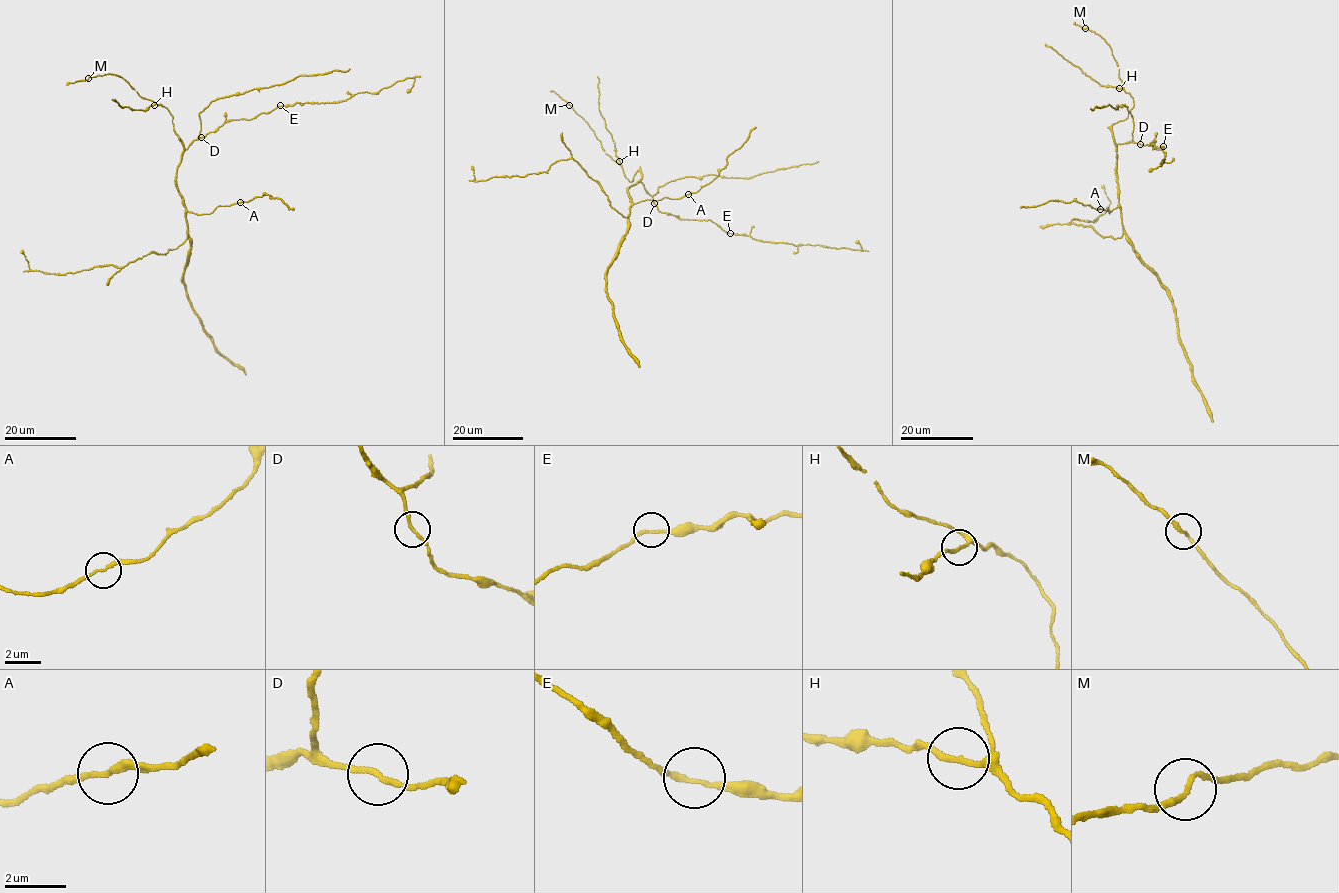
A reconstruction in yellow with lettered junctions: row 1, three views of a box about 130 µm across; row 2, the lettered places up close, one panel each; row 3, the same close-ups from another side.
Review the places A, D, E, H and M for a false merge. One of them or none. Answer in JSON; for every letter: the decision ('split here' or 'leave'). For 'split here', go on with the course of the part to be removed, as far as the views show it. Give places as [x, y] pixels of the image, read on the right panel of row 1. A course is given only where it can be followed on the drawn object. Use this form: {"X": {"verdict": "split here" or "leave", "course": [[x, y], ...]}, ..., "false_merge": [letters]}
{"A": {"verdict": "leave"}, "D": {"verdict": "leave"}, "E": {"verdict": "leave"}, "H": {"verdict": "leave"}, "M": {"verdict": "leave"}, "false_merge": []}

